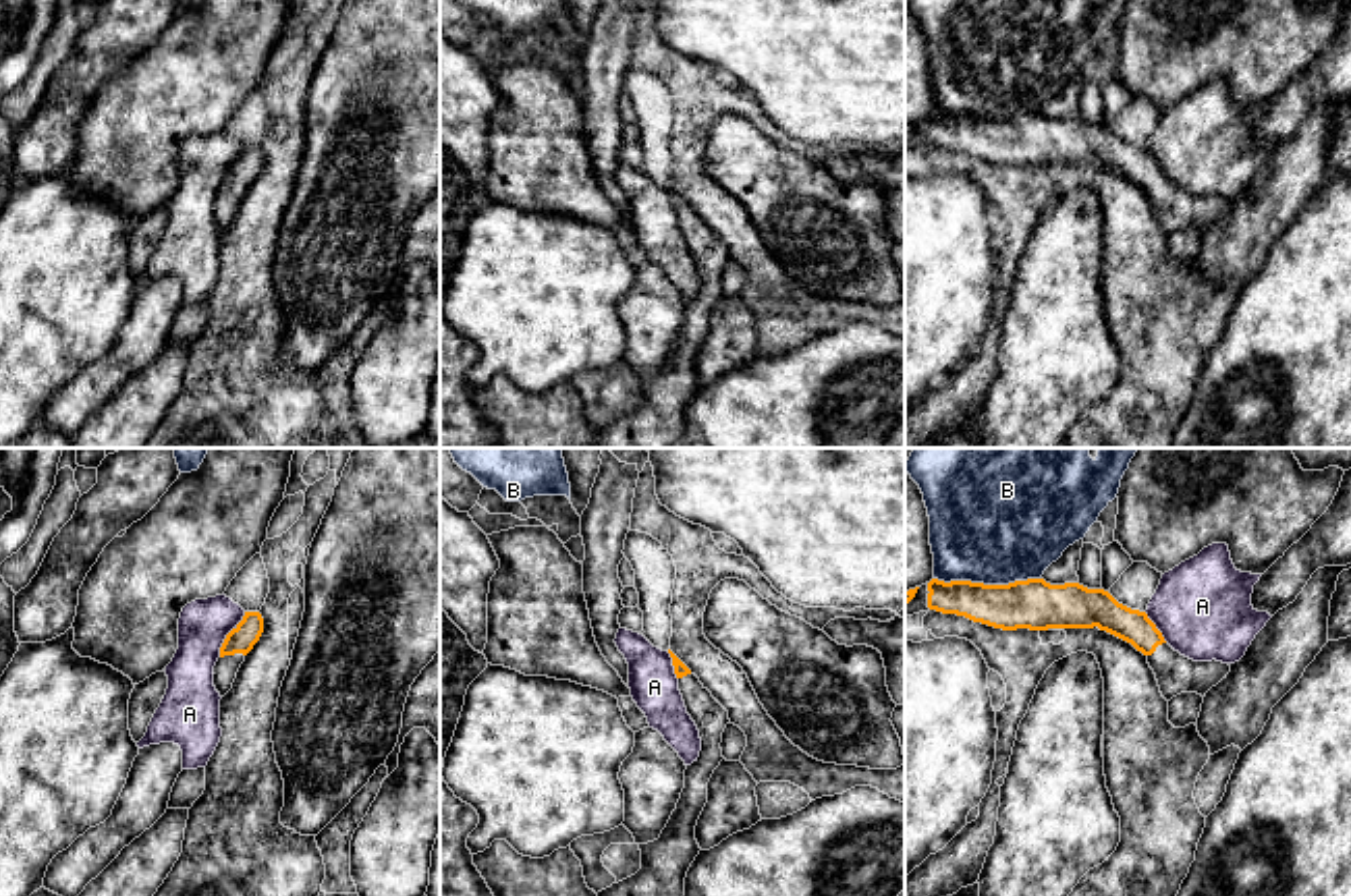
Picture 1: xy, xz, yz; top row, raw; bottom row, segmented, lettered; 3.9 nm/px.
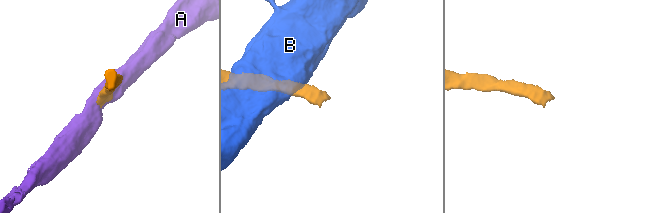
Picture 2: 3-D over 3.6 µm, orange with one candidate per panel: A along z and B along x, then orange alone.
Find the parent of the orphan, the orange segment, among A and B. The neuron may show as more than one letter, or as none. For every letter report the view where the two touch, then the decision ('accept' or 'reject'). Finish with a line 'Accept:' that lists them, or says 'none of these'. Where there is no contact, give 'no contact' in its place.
A: xy | reject
B: yz | reject
Accept: none of these

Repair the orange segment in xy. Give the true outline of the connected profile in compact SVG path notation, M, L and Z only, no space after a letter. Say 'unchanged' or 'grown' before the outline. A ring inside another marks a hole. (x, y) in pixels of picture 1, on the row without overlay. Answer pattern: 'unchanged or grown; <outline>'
grown; M245 147L243 156L226 170L220 193L214 201L214 222L224 232L237 214L245 191L253 185L264 168L264 153L259 147Z

